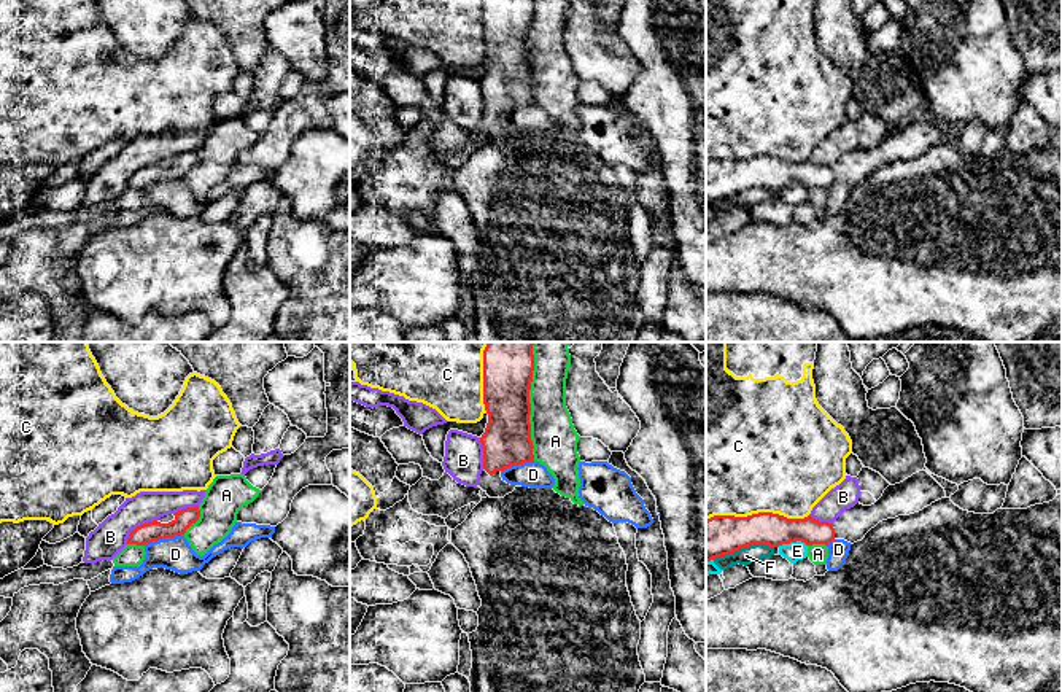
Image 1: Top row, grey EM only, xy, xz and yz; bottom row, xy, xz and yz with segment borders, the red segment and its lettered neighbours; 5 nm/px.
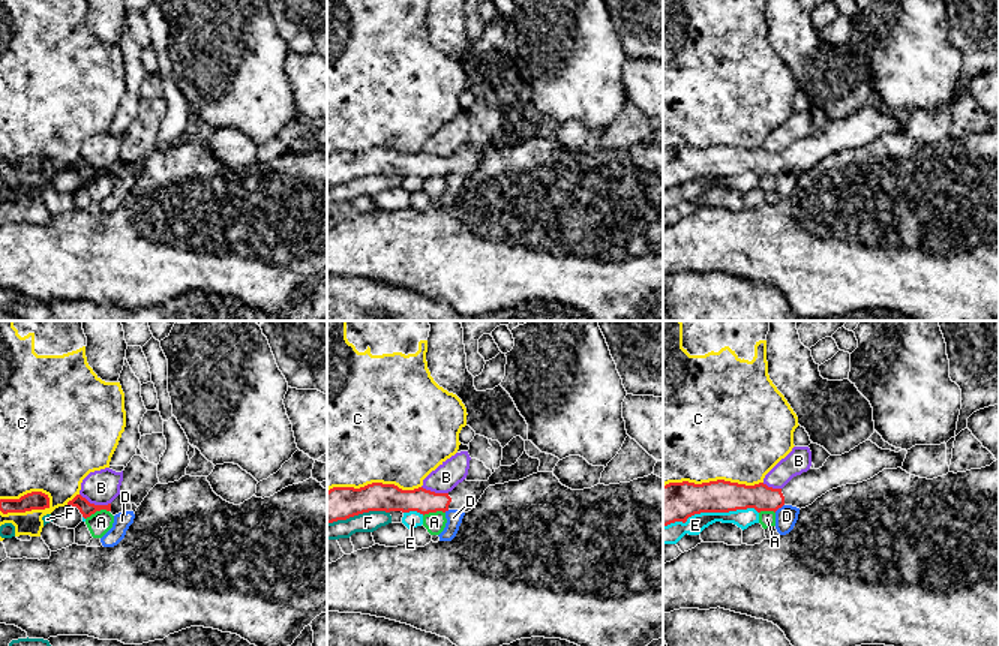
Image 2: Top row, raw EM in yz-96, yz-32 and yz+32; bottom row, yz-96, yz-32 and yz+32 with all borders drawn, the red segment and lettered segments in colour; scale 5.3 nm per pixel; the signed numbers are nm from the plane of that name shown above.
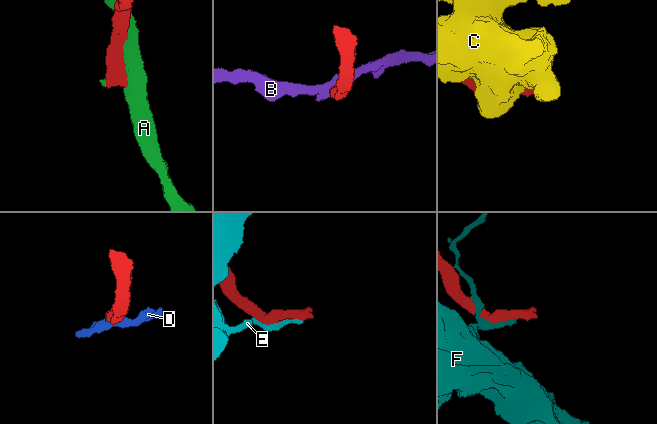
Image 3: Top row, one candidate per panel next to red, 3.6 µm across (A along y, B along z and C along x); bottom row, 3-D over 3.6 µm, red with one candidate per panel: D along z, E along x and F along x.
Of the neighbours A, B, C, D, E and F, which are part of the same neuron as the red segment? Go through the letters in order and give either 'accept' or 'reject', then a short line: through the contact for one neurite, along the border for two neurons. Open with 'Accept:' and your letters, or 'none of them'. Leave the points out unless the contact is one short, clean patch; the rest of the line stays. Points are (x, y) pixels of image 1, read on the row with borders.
Accept: none of them
A: reject
B: reject | xy (156, 519), (137, 525), (126, 543)
C: reject
D: reject | xy (183, 533), (143, 544)
E: reject
F: reject

